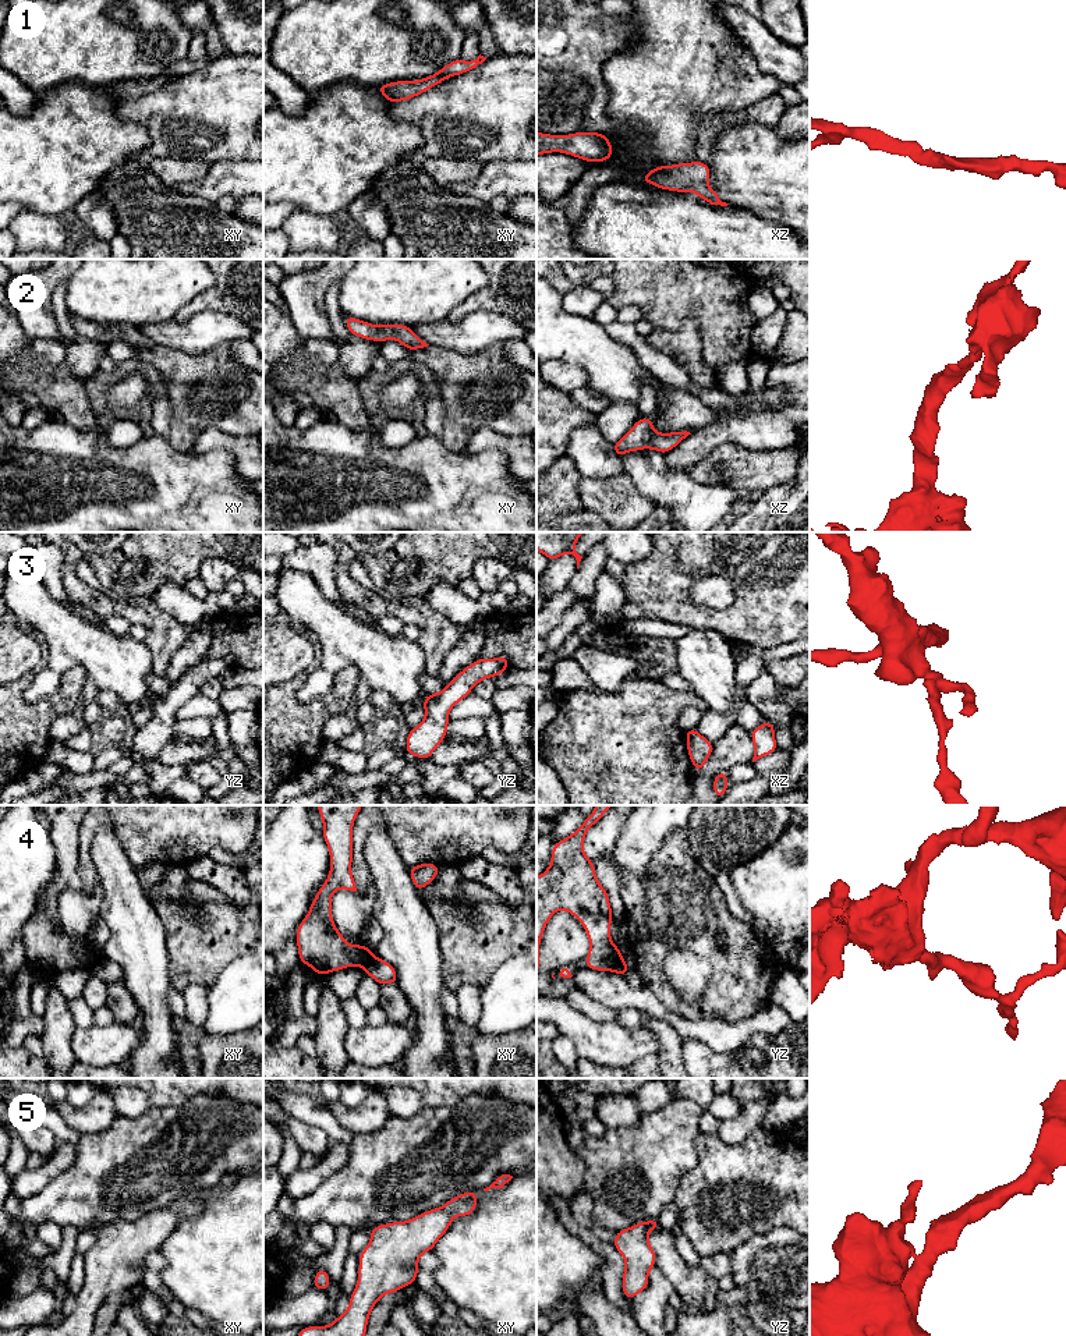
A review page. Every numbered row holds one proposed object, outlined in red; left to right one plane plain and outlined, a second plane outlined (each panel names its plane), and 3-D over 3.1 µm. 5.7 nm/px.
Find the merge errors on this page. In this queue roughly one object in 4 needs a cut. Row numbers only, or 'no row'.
4

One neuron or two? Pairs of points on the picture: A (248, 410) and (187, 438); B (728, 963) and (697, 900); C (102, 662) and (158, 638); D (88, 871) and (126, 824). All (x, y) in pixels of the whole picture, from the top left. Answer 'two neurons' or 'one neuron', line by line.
A: one neuron
B: one neuron
C: two neurons
D: two neurons

